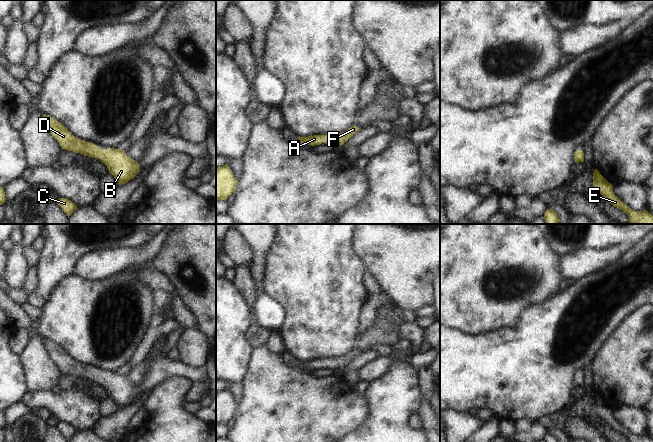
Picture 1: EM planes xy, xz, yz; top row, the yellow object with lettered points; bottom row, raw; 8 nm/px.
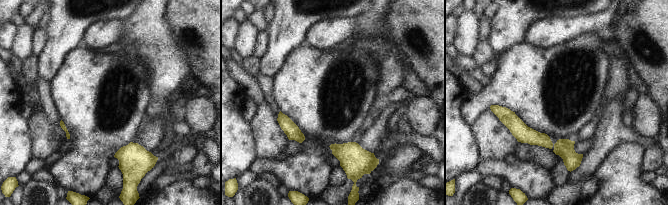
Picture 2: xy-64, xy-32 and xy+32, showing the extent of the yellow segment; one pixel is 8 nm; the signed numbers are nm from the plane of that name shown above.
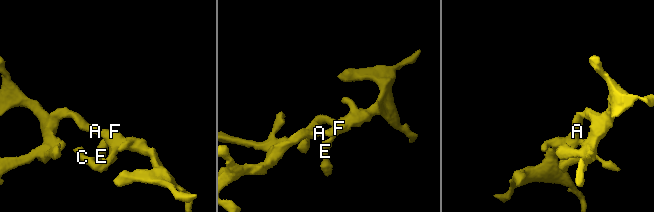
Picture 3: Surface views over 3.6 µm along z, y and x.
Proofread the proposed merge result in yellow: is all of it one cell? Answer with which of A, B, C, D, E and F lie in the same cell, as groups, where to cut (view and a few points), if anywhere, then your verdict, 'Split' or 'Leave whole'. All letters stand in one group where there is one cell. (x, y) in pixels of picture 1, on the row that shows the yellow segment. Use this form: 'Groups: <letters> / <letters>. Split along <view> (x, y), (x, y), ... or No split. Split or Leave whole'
Groups: A B C D E F. No split. Leave whole

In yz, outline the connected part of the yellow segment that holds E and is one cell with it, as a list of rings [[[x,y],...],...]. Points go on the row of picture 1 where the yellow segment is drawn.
[[[597,169],[593,172],[593,185],[614,207],[621,209],[629,216],[631,224],[653,224],[653,215],[647,210],[635,211],[624,204],[613,192],[613,185],[609,183]]]

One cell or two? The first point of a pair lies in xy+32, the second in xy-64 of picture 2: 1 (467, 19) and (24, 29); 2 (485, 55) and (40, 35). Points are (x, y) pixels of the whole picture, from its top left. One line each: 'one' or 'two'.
1: one
2: one

